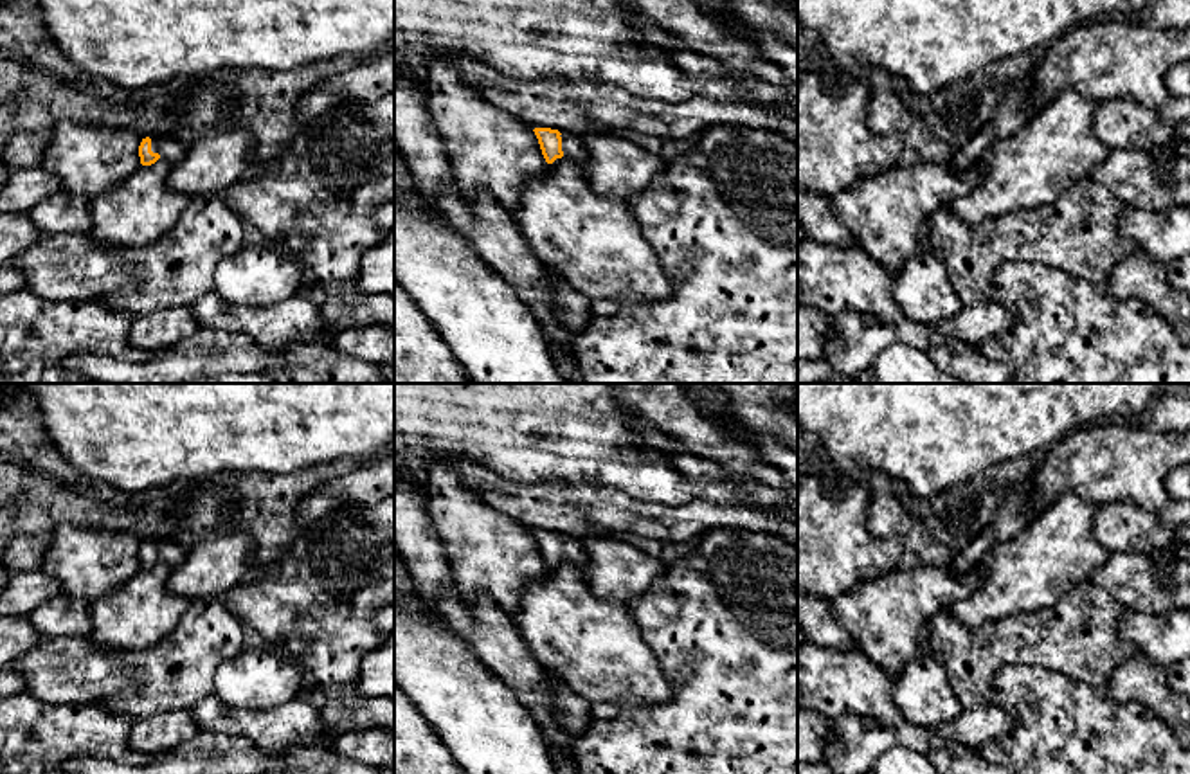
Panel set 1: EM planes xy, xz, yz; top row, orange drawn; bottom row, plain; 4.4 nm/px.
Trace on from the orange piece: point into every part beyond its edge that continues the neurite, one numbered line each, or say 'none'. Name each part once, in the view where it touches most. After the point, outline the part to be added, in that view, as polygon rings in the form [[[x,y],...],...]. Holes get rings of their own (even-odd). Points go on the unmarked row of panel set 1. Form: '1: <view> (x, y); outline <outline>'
1: xz (573, 551); outline [[[560,535],[562,536],[562,554],[563,560],[572,563],[578,571],[581,571],[587,565],[587,554],[578,538]]]

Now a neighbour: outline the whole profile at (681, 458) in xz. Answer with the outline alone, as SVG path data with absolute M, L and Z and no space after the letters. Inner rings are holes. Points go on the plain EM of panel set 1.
M630 418L641 446L663 452L670 464L690 481L718 482L731 479L729 472L715 461L697 457L688 446L657 428L654 423Z

